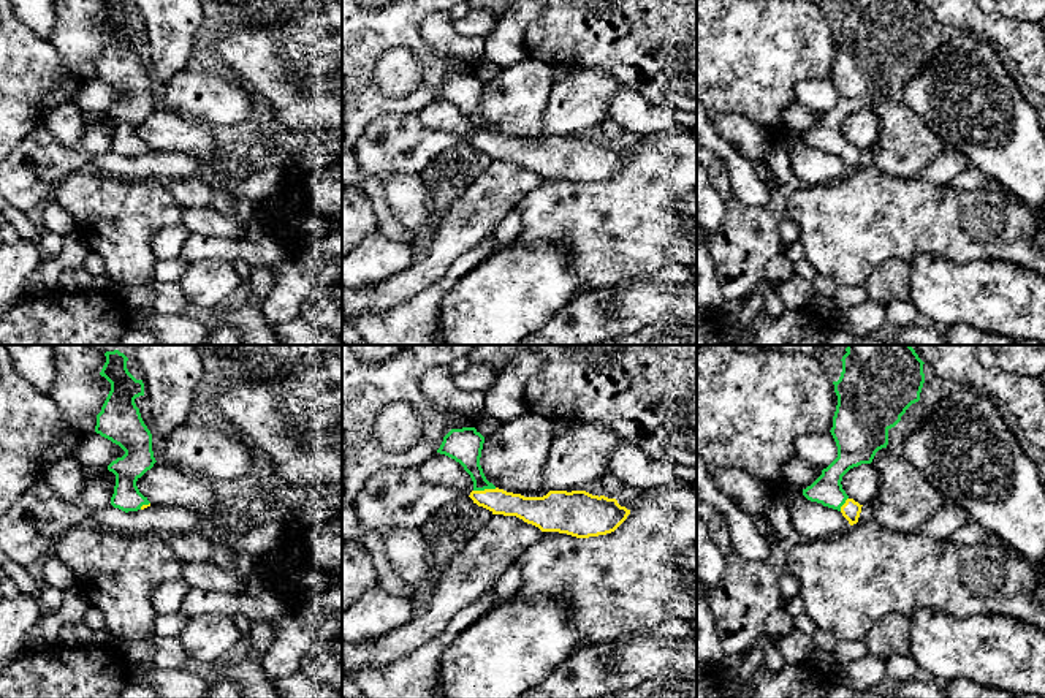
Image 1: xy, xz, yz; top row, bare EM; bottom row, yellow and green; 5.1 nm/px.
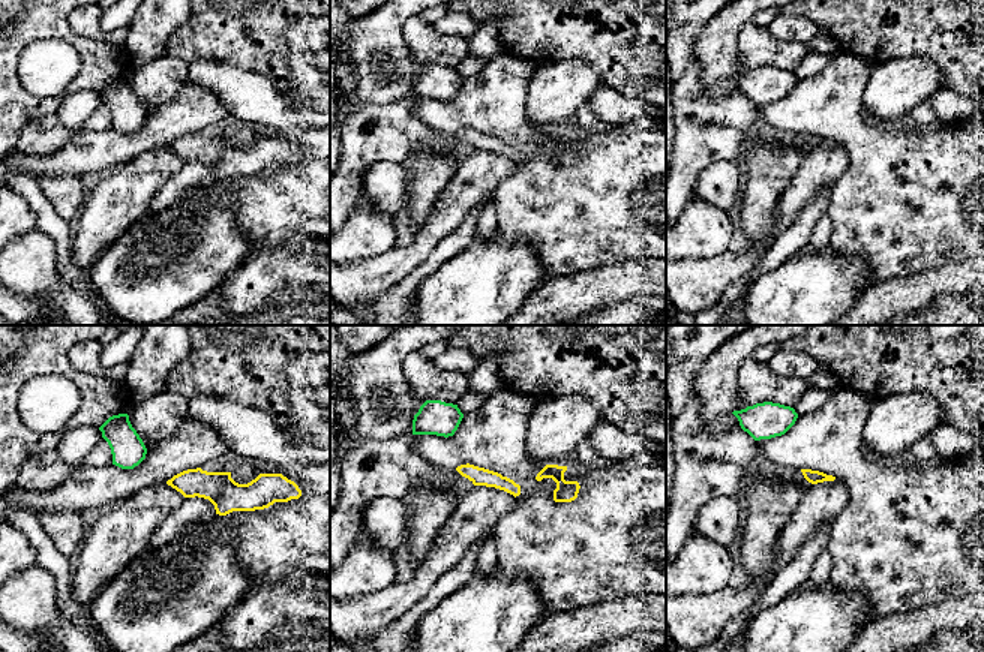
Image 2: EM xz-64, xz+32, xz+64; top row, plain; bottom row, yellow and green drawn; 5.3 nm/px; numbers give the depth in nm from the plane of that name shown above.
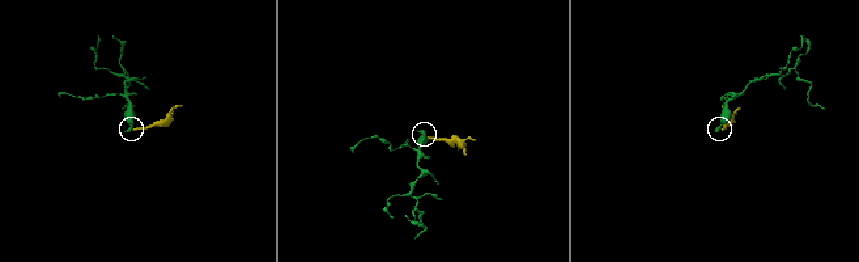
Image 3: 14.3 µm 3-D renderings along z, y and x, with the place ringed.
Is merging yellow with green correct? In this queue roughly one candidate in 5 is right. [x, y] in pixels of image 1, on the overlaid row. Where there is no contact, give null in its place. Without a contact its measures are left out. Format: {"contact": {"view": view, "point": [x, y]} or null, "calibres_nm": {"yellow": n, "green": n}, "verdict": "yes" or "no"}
{"contact": {"view": "xz", "point": [485, 489]}, "calibres_nm": {"yellow": 130, "green": 180}, "verdict": "yes"}

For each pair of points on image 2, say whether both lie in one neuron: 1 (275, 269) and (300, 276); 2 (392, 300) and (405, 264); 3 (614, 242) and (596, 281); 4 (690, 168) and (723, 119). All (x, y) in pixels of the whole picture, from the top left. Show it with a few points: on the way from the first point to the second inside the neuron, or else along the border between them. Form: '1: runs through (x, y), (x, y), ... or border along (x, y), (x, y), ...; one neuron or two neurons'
1: runs through (281, 269), (294, 270); one neuron
2: border along (426, 260), (369, 302); two neurons
3: border along (636, 257), (567, 275); two neurons
4: runs through (690, 156), (693, 149), (711, 131); one neuron

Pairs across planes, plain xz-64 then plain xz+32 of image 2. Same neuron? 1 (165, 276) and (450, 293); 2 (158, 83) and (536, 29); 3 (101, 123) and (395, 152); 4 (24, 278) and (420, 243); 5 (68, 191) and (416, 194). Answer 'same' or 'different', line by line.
1: same
2: different
3: same
4: different
5: different

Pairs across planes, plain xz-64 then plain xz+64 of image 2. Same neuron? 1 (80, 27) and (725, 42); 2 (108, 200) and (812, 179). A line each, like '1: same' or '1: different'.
1: different
2: same

